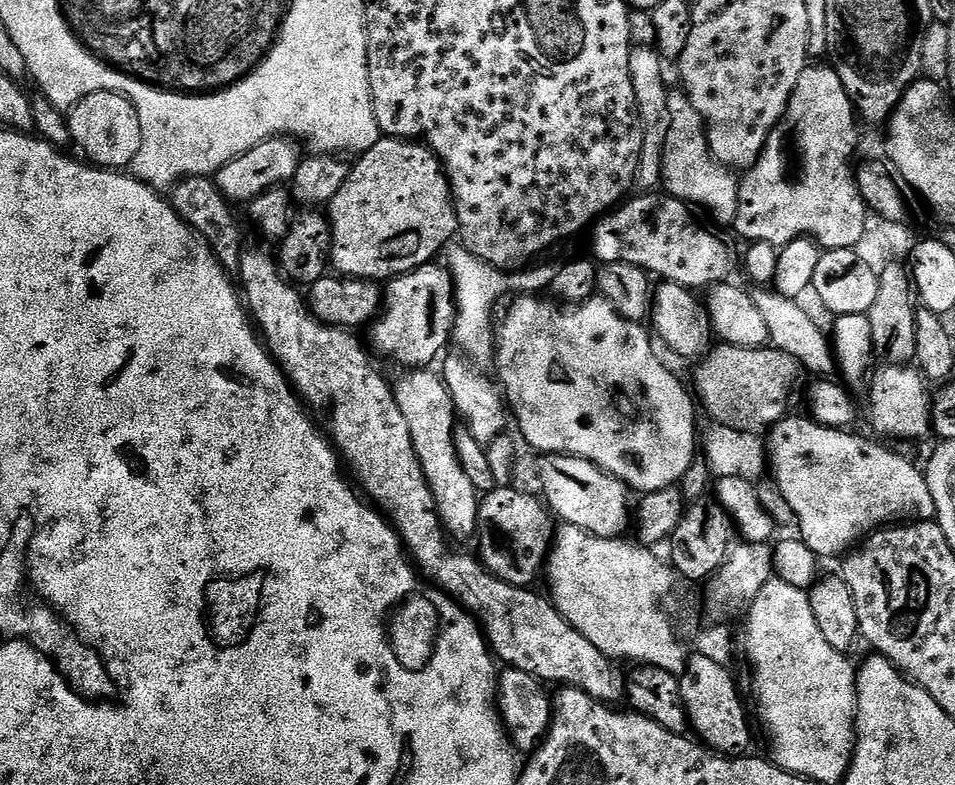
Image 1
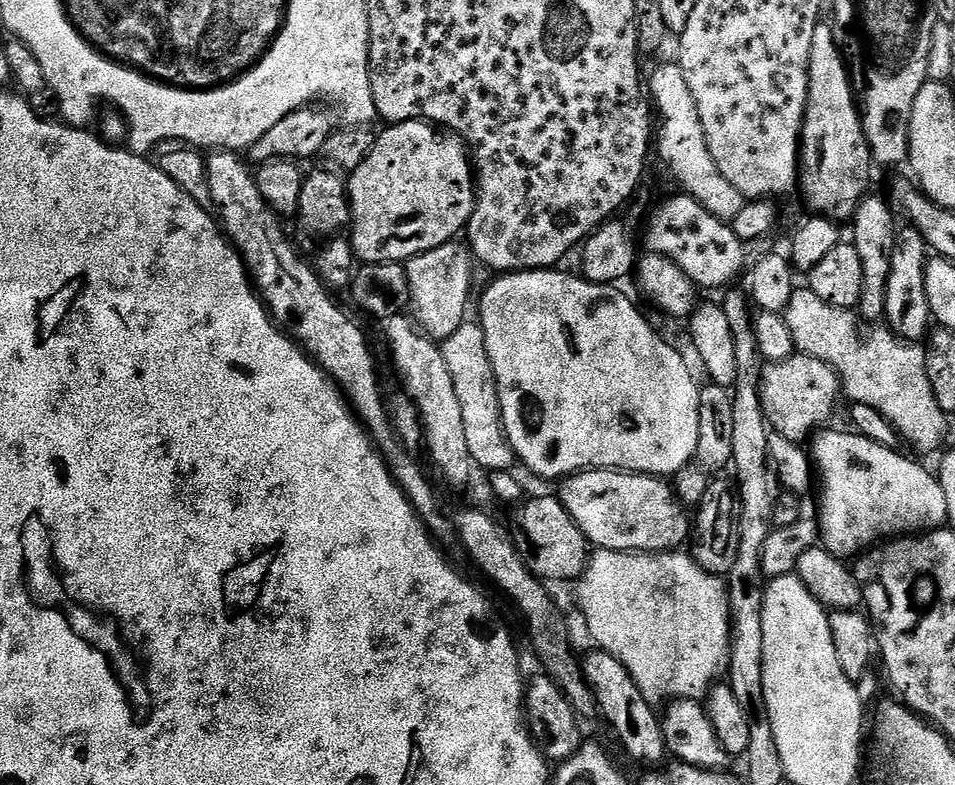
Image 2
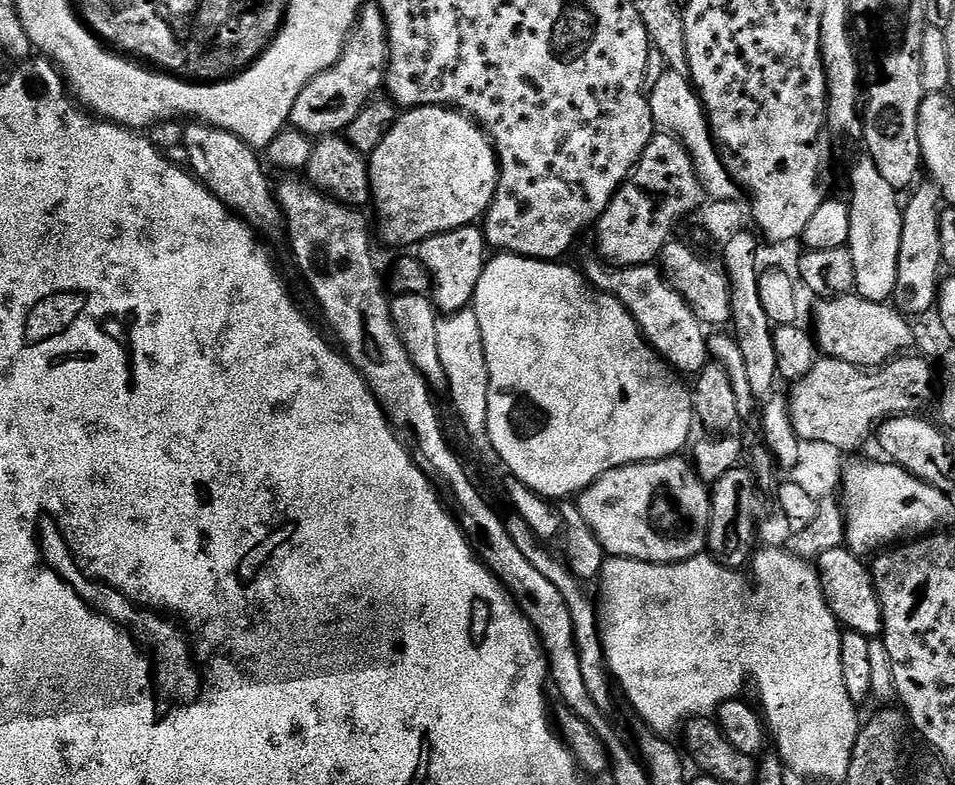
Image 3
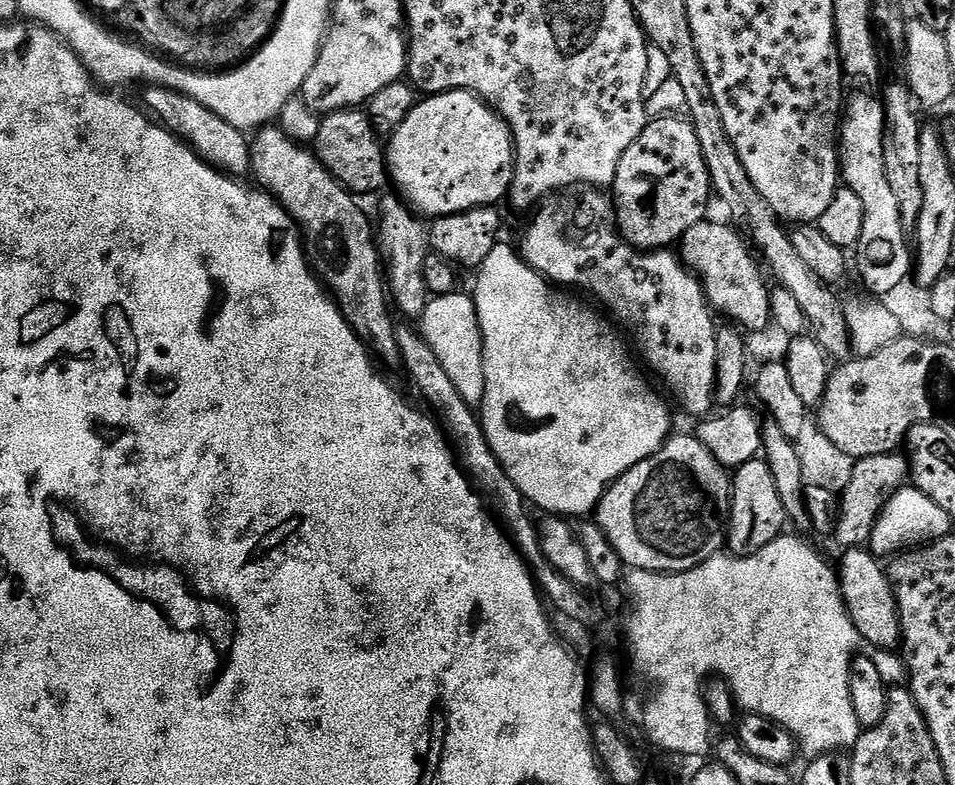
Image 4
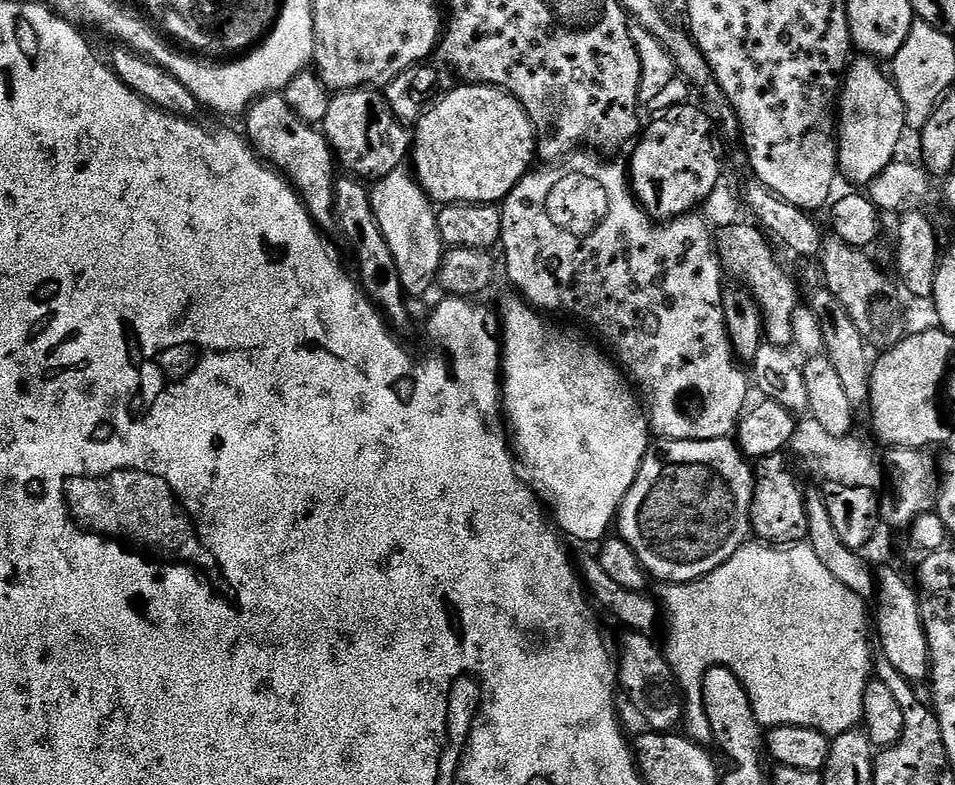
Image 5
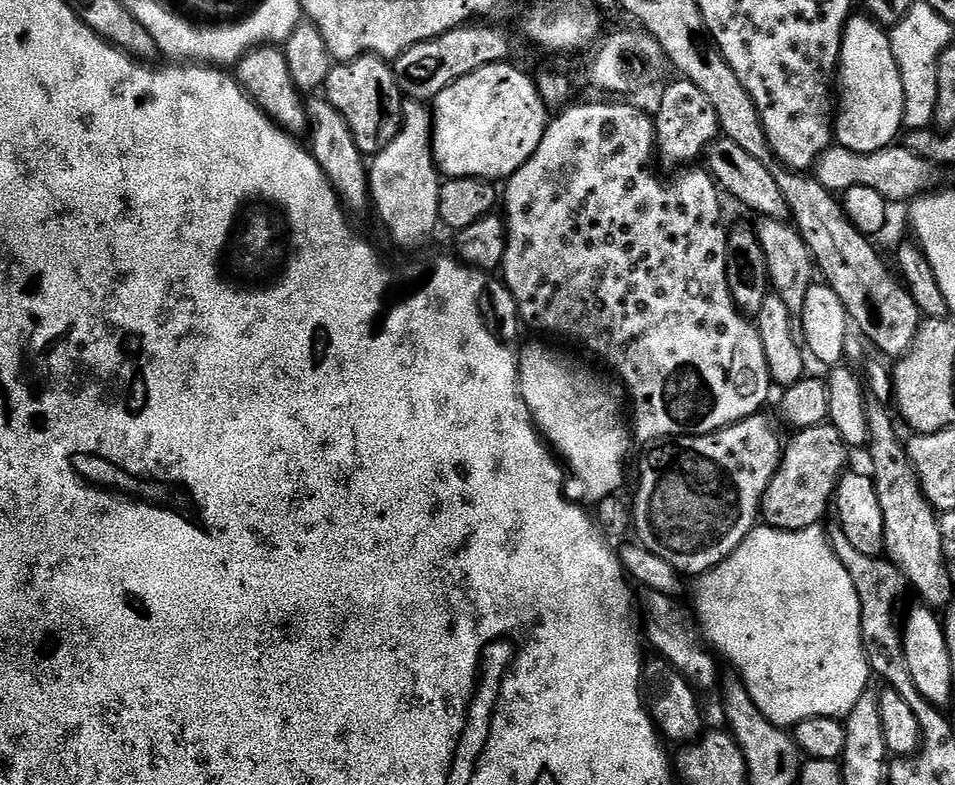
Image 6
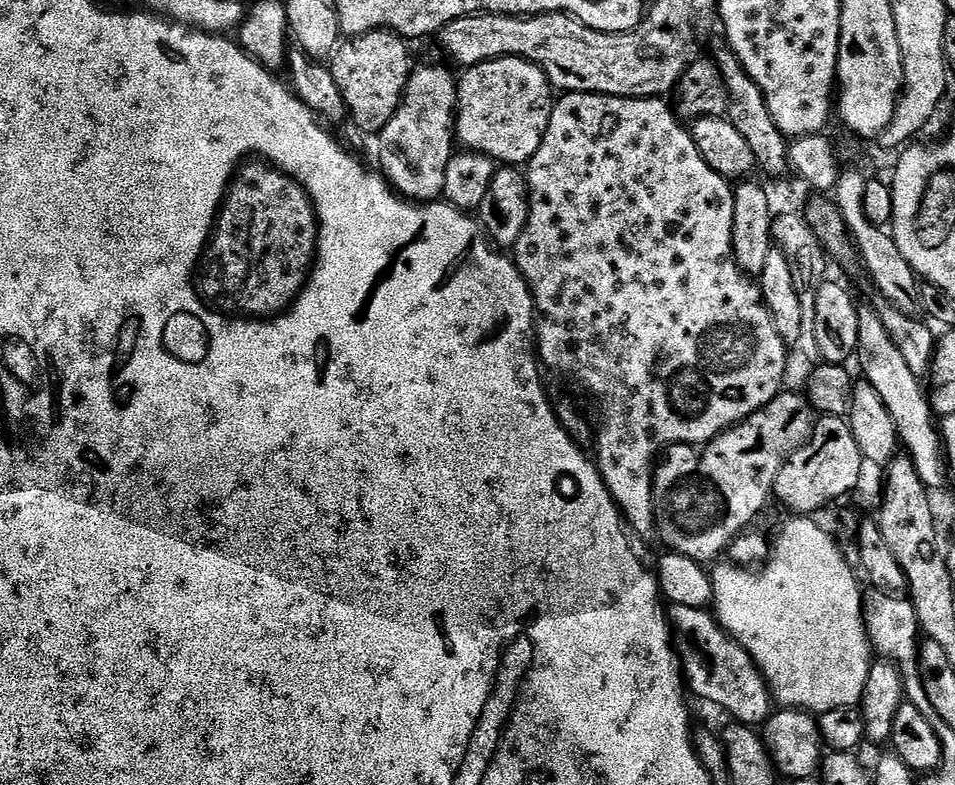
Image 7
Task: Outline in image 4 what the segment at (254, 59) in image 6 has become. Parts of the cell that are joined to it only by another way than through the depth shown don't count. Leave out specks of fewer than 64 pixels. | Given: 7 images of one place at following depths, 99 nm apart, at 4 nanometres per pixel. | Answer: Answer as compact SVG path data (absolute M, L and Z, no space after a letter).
M279 126L261 127L251 137L250 147L252 150L251 179L256 179L257 181L253 181L288 211L288 215L300 229L312 270L319 276L320 283L328 289L348 325L356 331L357 338L370 349L371 355L381 365L399 365L401 363L400 347L396 341L398 326L396 322L392 322L394 314L390 309L389 293L386 291L386 272L382 267L378 236L374 231L373 221L371 224L367 214L356 205L357 197L347 188L343 188L328 173L326 166L322 166L322 162L316 157L311 147L297 144Z

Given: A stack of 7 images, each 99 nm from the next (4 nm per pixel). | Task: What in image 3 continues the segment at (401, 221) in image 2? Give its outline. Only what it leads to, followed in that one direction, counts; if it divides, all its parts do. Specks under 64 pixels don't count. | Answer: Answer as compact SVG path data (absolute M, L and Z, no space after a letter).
M447 106L409 108L407 109L407 111L403 113L403 115L404 117L402 117L400 121L398 121L399 119L397 119L395 123L393 123L391 127L389 127L387 131L385 131L384 137L382 137L381 140L378 142L378 146L376 148L373 148L370 155L367 157L368 173L370 174L370 186L372 187L372 200L375 201L375 203L380 203L381 238L384 239L385 242L388 244L412 244L412 246L419 246L419 244L421 244L422 241L429 240L431 236L436 236L439 232L449 232L450 230L454 230L455 228L461 228L462 226L466 226L467 224L476 224L477 221L479 221L481 217L483 217L484 213L487 212L488 207L492 205L492 199L494 198L494 194L496 193L496 187L498 186L498 182L500 181L500 162L496 158L496 149L492 147L492 141L488 139L488 135L484 133L484 129L481 128L475 120L471 120L469 116L465 116L463 112L456 111L455 108L450 108Z

